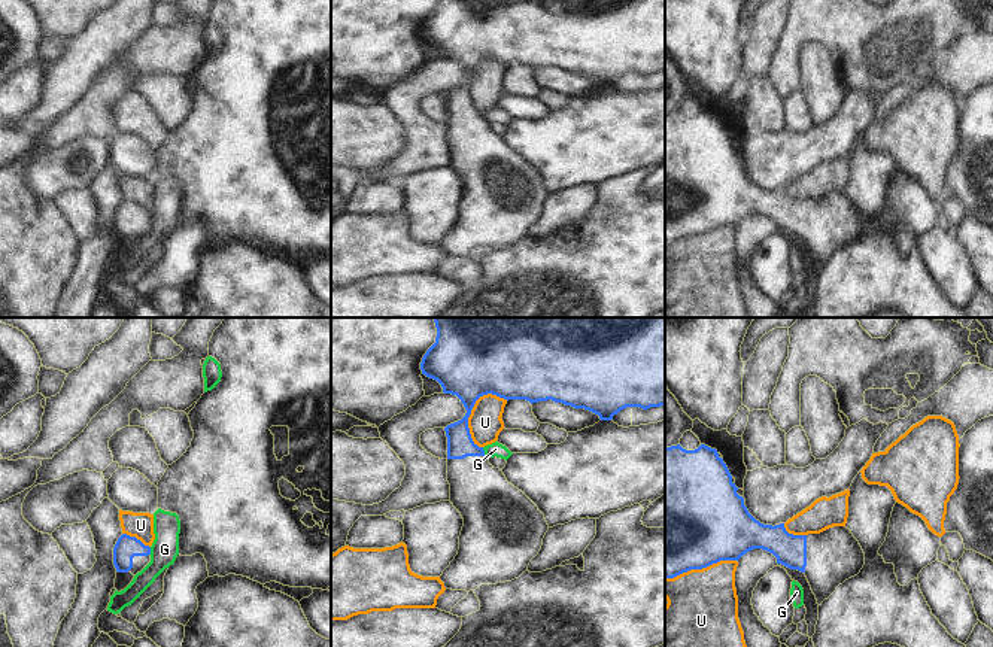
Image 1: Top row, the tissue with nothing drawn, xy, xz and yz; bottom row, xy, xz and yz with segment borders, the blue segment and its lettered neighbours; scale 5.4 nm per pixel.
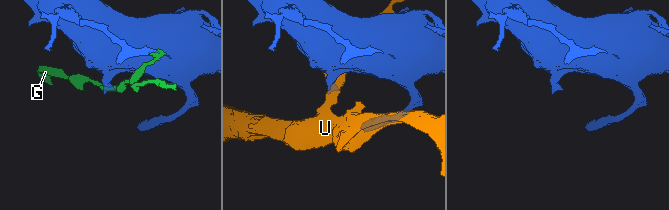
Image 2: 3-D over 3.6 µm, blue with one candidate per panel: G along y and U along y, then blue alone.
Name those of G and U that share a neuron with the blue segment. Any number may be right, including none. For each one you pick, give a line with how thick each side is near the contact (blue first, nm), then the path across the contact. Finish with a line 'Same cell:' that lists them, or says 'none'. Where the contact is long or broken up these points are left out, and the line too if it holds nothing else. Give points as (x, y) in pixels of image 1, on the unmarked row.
Same cell: none

